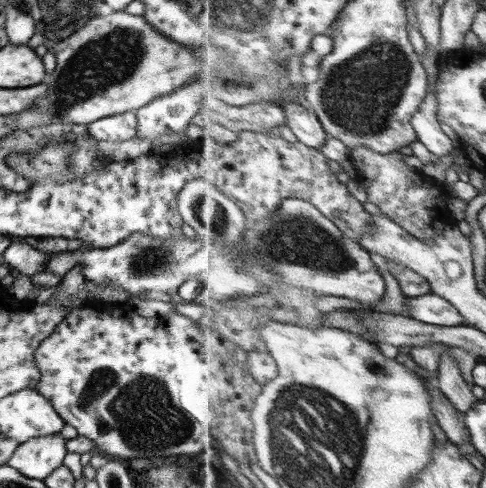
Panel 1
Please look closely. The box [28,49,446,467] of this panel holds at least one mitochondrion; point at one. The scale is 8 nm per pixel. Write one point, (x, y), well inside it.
(141, 409)

